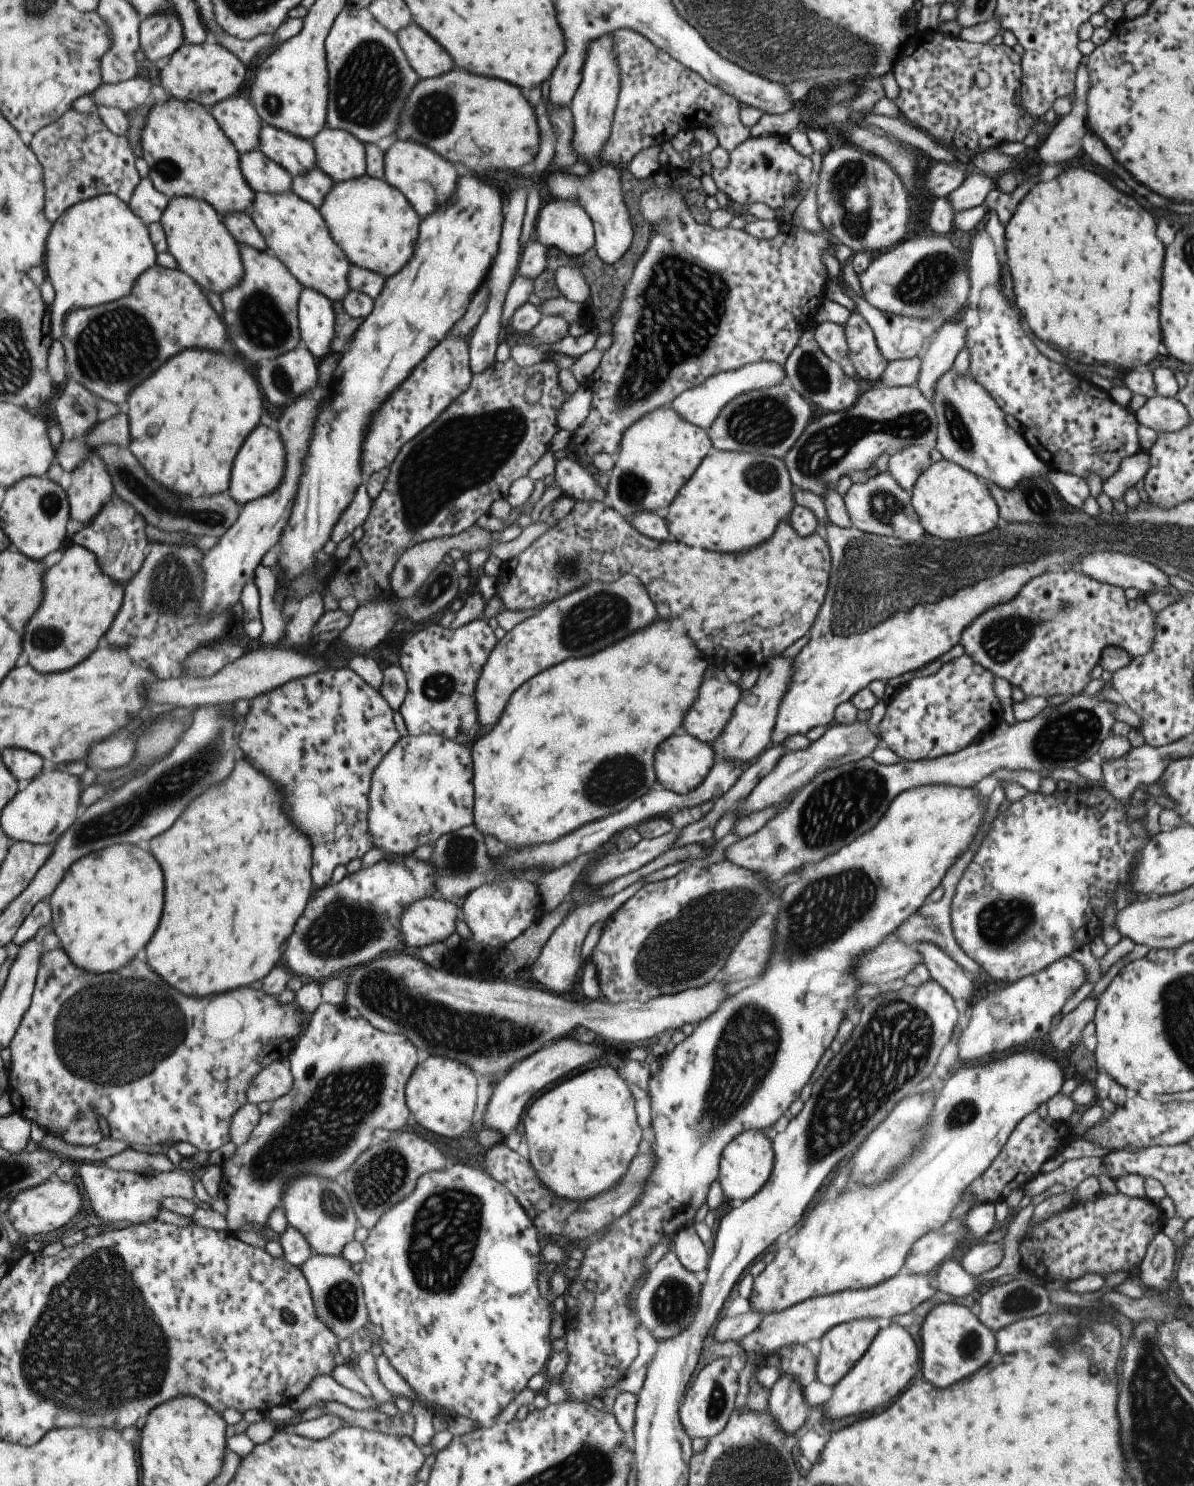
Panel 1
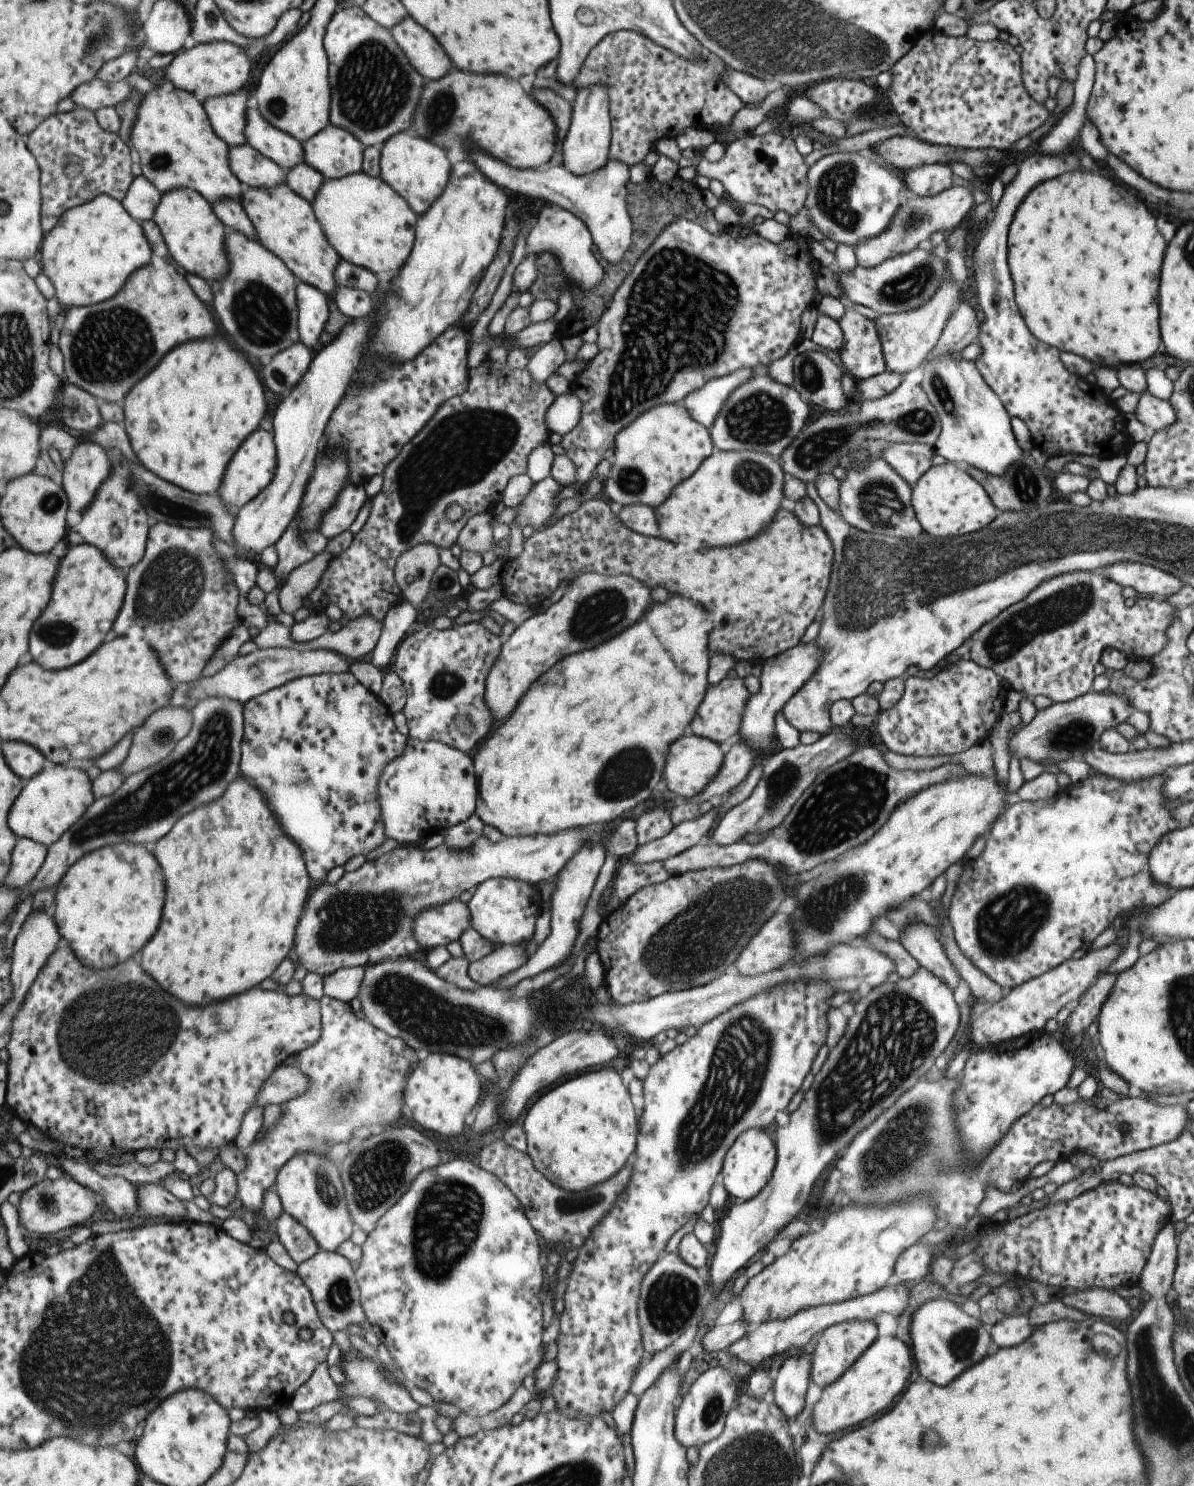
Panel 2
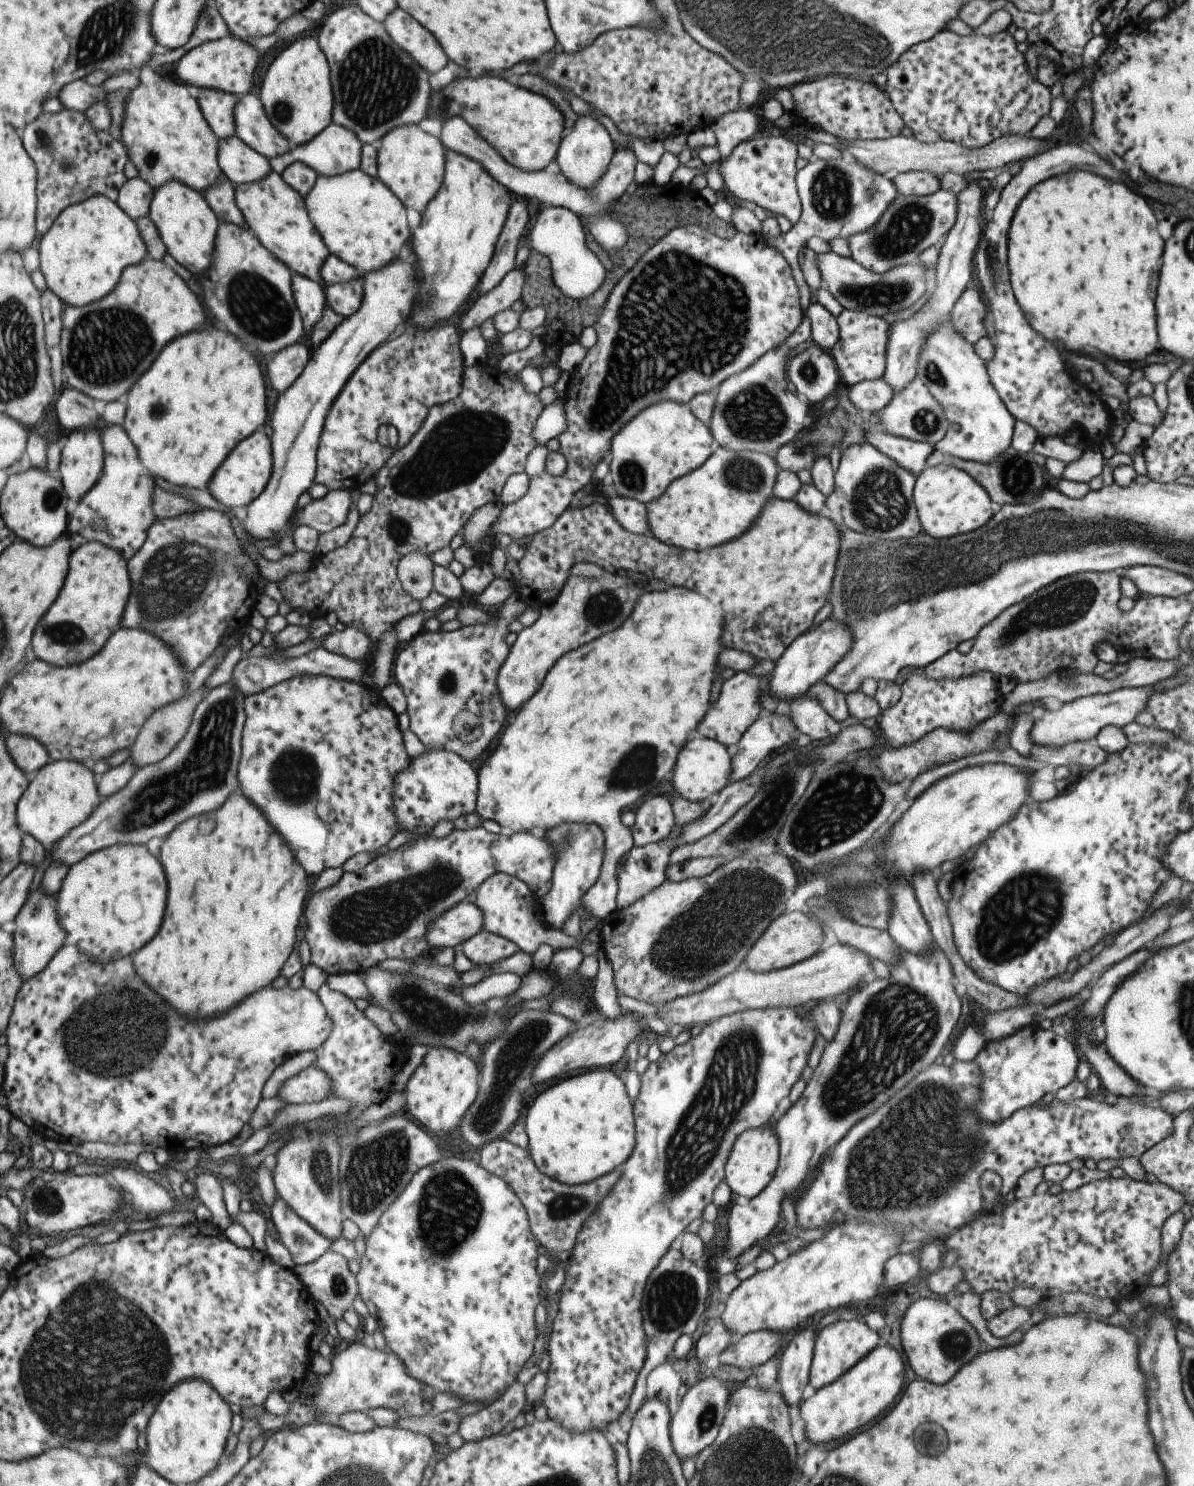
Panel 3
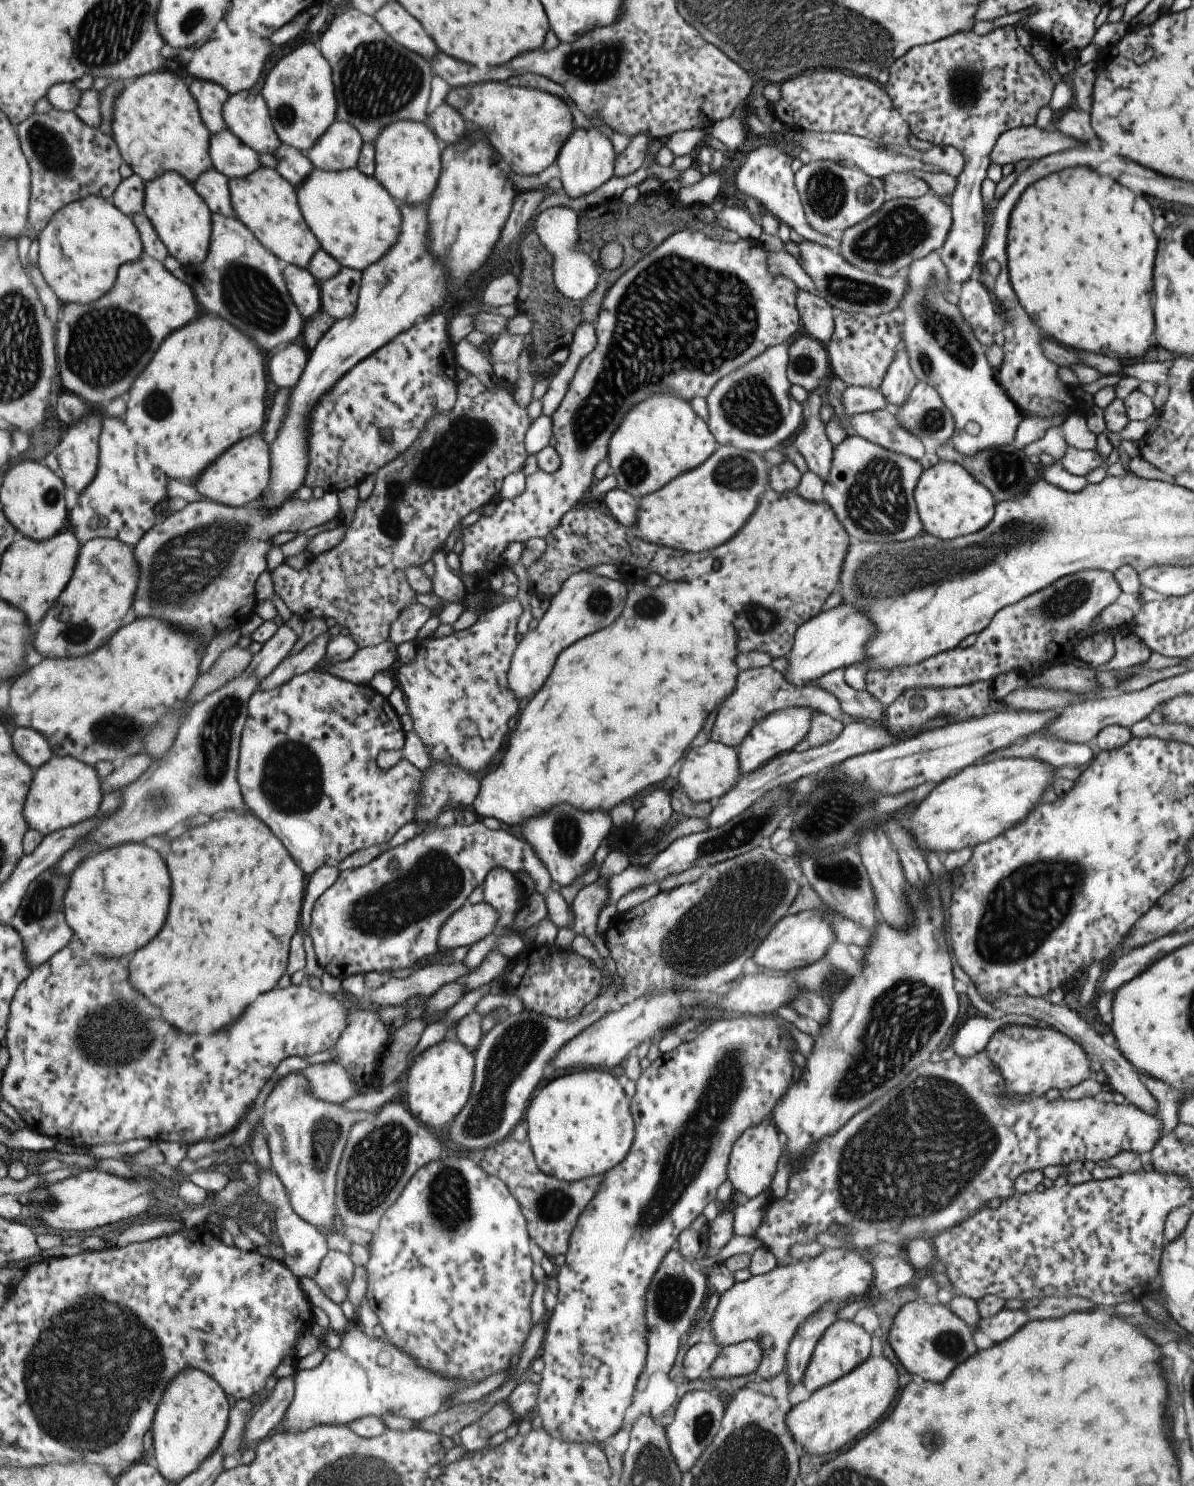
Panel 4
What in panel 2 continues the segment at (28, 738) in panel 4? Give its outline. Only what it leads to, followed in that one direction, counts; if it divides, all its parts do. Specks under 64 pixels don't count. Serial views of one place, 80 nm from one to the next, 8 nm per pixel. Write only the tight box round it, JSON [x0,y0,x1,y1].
[3,742,45,781]

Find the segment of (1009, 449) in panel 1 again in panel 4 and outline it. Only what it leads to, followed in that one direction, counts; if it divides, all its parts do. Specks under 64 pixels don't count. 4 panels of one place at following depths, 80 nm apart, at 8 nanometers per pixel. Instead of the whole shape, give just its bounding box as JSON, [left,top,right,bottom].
[897,251,1024,456]

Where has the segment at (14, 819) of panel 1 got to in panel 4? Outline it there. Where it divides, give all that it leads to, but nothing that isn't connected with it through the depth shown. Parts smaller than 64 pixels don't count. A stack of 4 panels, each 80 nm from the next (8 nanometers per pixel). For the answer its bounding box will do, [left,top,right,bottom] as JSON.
[23,756,102,836]

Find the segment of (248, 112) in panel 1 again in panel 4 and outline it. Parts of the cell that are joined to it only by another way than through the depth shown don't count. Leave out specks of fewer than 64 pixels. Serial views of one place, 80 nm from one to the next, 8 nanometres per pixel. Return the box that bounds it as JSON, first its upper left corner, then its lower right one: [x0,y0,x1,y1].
[188,77,231,136]

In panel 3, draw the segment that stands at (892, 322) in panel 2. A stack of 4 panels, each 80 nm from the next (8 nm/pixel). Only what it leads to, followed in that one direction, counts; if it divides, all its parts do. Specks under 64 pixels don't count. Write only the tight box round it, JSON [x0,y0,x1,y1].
[882,171,985,394]

